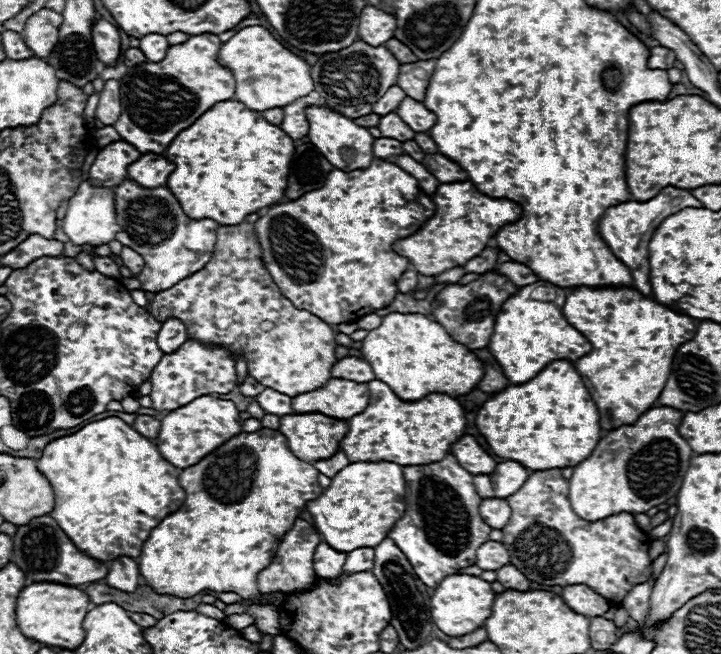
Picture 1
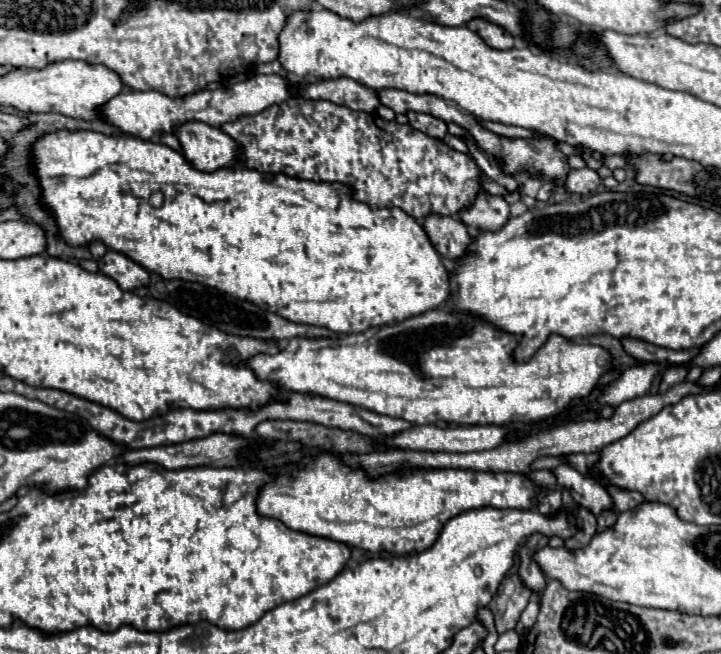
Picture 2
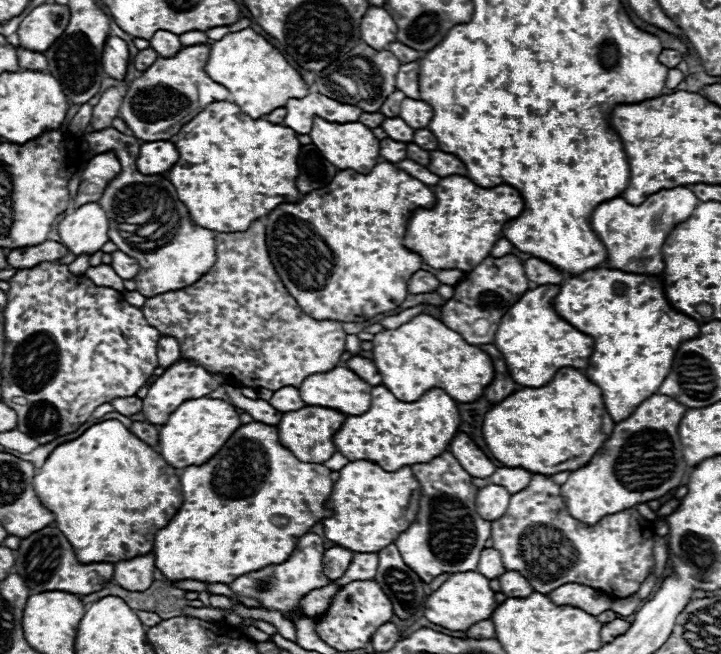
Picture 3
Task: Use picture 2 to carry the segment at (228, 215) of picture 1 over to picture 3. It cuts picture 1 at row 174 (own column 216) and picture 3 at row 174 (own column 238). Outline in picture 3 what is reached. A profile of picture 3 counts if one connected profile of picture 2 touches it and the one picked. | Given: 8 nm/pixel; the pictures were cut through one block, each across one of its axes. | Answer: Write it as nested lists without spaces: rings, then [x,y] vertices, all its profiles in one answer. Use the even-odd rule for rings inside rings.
[[[222,100],[220,104],[208,104],[204,112],[196,114],[180,132],[172,138],[178,148],[178,162],[166,172],[166,178],[174,184],[178,198],[188,208],[192,220],[214,232],[244,232],[250,224],[262,216],[268,216],[276,204],[284,200],[302,200],[296,188],[298,176],[298,154],[300,142],[298,134],[286,126],[270,124],[266,120],[252,120],[234,102]]]

